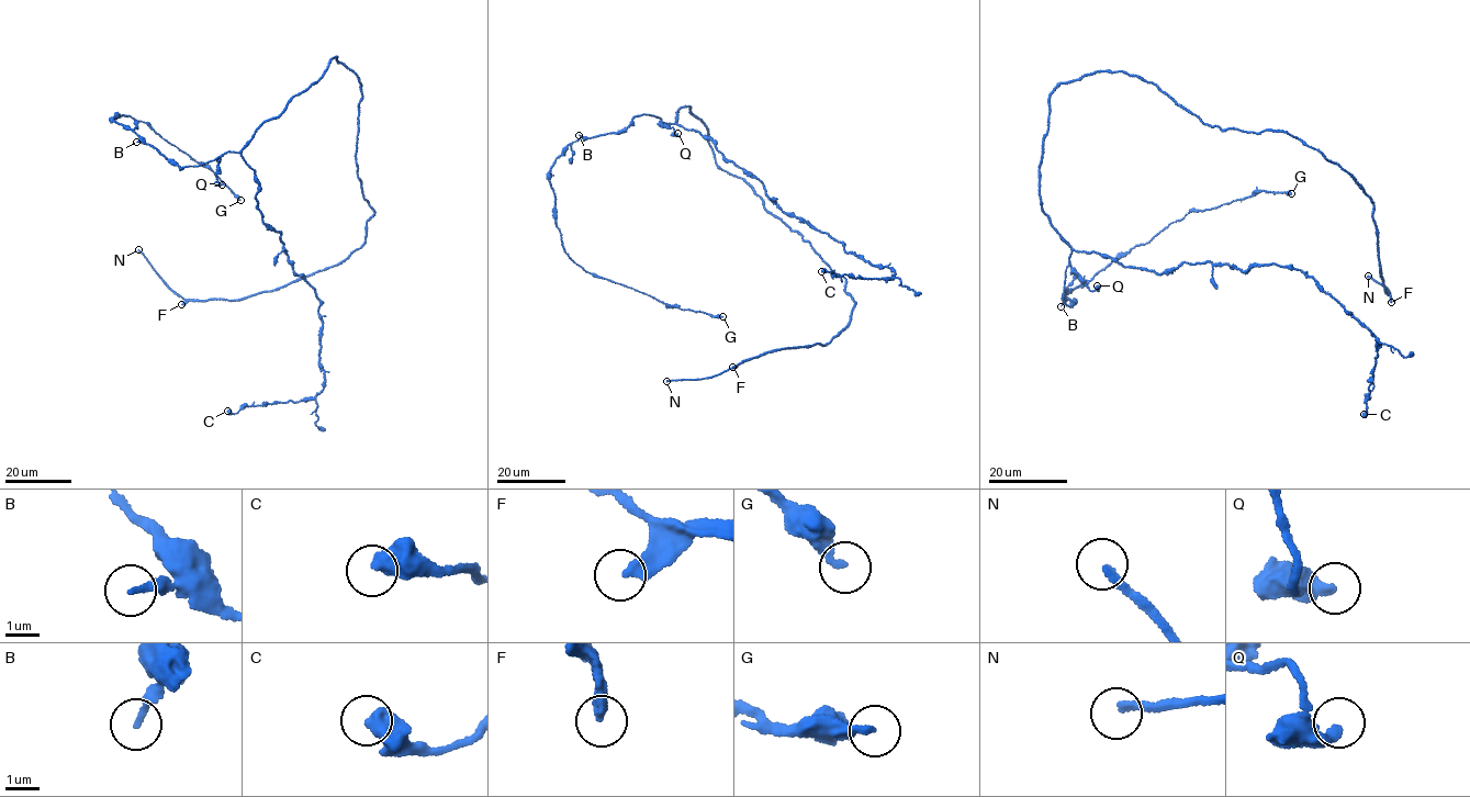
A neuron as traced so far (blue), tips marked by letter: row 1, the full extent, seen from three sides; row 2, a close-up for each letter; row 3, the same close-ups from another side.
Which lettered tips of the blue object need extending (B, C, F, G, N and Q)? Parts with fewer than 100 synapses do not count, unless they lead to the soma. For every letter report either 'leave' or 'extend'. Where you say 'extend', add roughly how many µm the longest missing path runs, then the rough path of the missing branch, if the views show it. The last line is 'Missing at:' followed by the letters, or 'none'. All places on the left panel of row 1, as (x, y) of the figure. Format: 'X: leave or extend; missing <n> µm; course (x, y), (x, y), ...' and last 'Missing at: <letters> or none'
B: leave
C: leave
F: extend; missing 110 µm; course (181, 304), (172, 323), (161, 334), (112, 325), (135, 324), (155, 313), (184, 248), (189, 234), (186, 227)
G: leave
N: extend; missing 45 µm; course (138, 249), (111, 229), (89, 224), (38, 231), (25, 227), (19, 233)
Q: leave
Missing at: F, N

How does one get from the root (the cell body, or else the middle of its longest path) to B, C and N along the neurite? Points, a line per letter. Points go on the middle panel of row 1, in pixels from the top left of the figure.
B: (708, 134), (689, 105), (680, 109), (674, 123), (642, 114), (617, 132), (588, 138), (579, 135)
C: (708, 134), (689, 107), (680, 109), (676, 123), (760, 180), (782, 211), (895, 273), (821, 271)
N: (708, 134), (720, 168), (845, 279), (855, 305), (825, 344), (666, 381)

